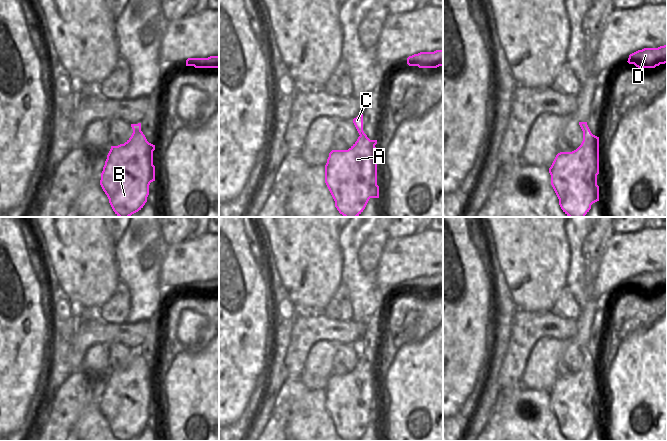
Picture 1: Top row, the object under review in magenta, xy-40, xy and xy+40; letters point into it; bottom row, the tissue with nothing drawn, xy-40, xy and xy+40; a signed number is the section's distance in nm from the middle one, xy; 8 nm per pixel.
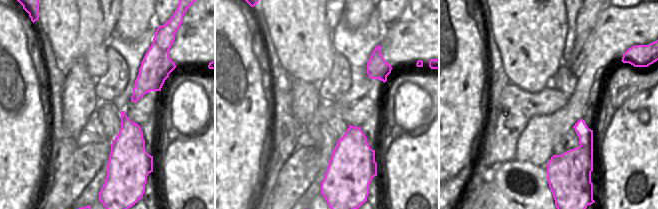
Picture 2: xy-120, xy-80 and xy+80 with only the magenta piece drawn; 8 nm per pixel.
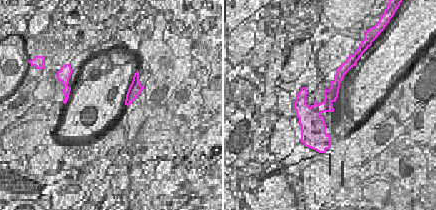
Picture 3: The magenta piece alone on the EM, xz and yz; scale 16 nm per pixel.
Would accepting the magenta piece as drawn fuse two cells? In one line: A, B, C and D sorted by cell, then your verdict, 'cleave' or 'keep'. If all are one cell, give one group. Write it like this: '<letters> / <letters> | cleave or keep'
A B / C D | cleave

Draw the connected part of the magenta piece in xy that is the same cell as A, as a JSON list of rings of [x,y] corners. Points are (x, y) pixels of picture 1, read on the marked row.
[[[364,133],[348,150],[329,153],[325,183],[344,217],[358,217],[370,198],[379,198],[376,144]]]

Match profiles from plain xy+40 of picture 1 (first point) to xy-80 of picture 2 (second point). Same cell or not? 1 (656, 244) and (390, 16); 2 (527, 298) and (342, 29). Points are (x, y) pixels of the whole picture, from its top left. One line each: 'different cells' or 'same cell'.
1: different cells
2: different cells

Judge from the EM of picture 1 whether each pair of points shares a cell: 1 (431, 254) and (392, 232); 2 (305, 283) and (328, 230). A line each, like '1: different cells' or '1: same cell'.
1: different cells
2: same cell

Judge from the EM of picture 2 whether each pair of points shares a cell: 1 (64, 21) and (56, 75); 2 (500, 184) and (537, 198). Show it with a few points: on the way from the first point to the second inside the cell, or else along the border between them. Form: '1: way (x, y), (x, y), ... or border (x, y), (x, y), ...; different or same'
1: border (50, 44), (56, 64), (67, 69); different
2: way (509, 193), (514, 198), (528, 198); same

